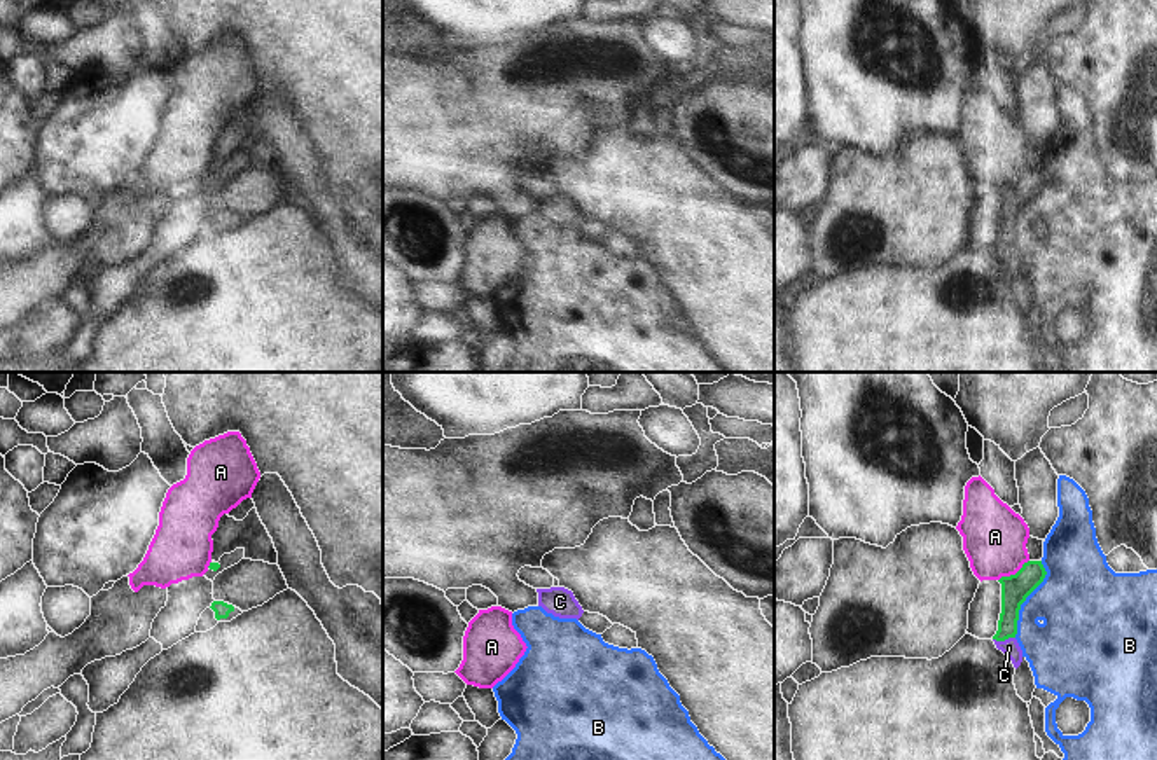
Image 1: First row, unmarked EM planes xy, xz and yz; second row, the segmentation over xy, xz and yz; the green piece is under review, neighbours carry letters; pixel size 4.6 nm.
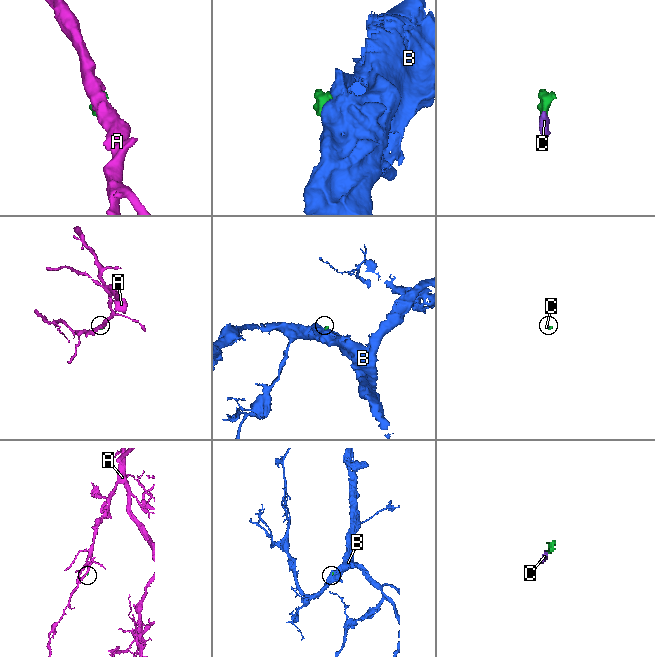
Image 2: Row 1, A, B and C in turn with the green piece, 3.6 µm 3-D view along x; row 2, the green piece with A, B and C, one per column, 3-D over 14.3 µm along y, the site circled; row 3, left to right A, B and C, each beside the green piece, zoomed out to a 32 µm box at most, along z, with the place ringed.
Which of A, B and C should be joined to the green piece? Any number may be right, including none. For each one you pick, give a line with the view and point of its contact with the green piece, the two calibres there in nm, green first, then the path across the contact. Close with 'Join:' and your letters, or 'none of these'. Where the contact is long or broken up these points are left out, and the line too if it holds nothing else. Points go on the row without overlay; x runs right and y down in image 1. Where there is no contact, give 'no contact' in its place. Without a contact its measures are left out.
C: yz (1004, 248) | 130/80 nm | across yz (1016, 196), (1004, 248), (1009, 255)
Join: C

